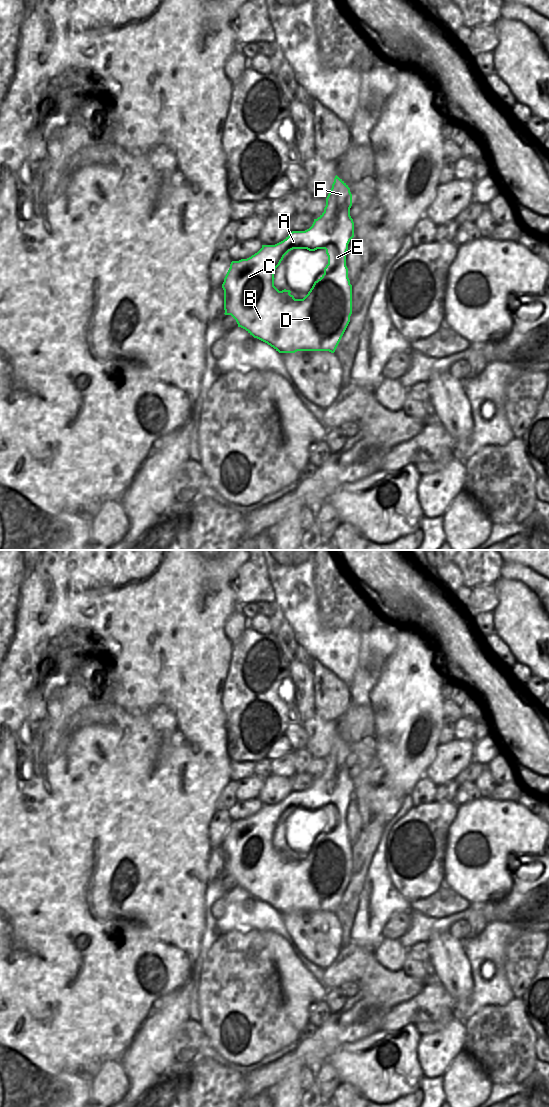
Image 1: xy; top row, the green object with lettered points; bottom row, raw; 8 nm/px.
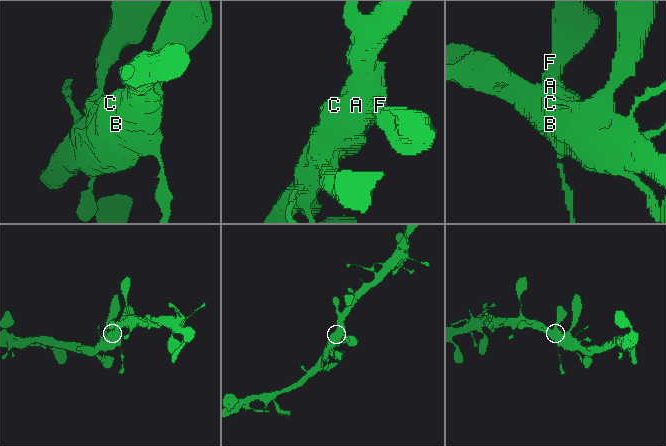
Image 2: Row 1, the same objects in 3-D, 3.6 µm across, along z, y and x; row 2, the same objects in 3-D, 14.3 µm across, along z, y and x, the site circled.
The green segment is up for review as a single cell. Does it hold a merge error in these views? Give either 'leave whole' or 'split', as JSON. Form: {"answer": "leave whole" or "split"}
{"answer": "leave whole"}

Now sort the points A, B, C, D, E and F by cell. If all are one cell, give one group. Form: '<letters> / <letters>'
A B C D E F

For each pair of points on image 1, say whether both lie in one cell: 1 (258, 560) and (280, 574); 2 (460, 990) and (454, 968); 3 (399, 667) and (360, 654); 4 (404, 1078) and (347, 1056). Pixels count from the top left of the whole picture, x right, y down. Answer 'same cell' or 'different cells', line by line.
1: different cells
2: same cell
3: different cells
4: same cell

